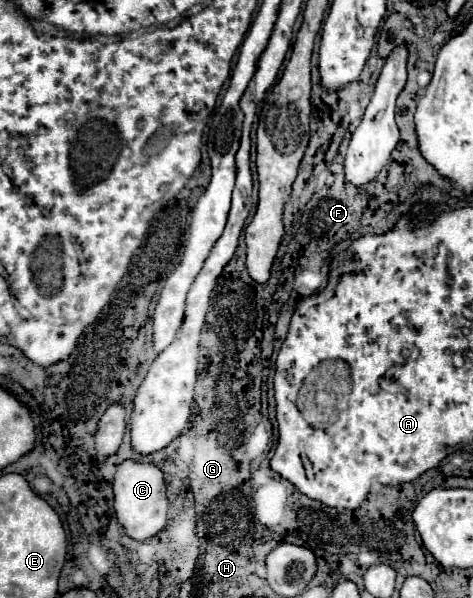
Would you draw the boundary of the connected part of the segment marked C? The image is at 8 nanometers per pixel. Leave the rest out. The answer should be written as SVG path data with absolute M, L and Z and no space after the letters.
M124 460L118 466L112 488L114 488L116 518L124 526L124 530L130 538L146 540L146 538L156 536L166 526L166 512L168 512L166 480L164 480L164 472L160 470L158 464Z

